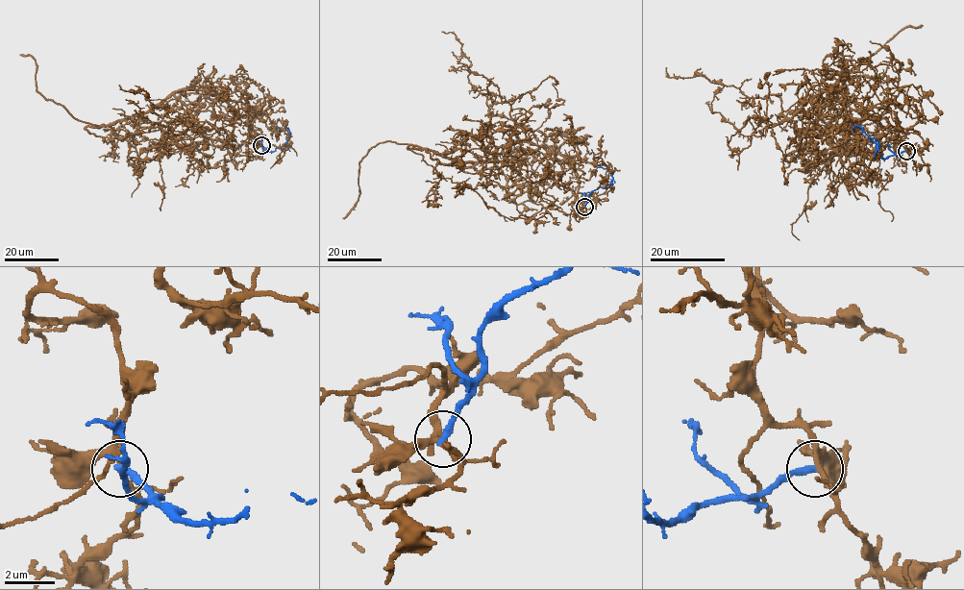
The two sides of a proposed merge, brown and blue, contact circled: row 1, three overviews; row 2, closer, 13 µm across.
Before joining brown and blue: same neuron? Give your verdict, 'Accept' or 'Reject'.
Reject

